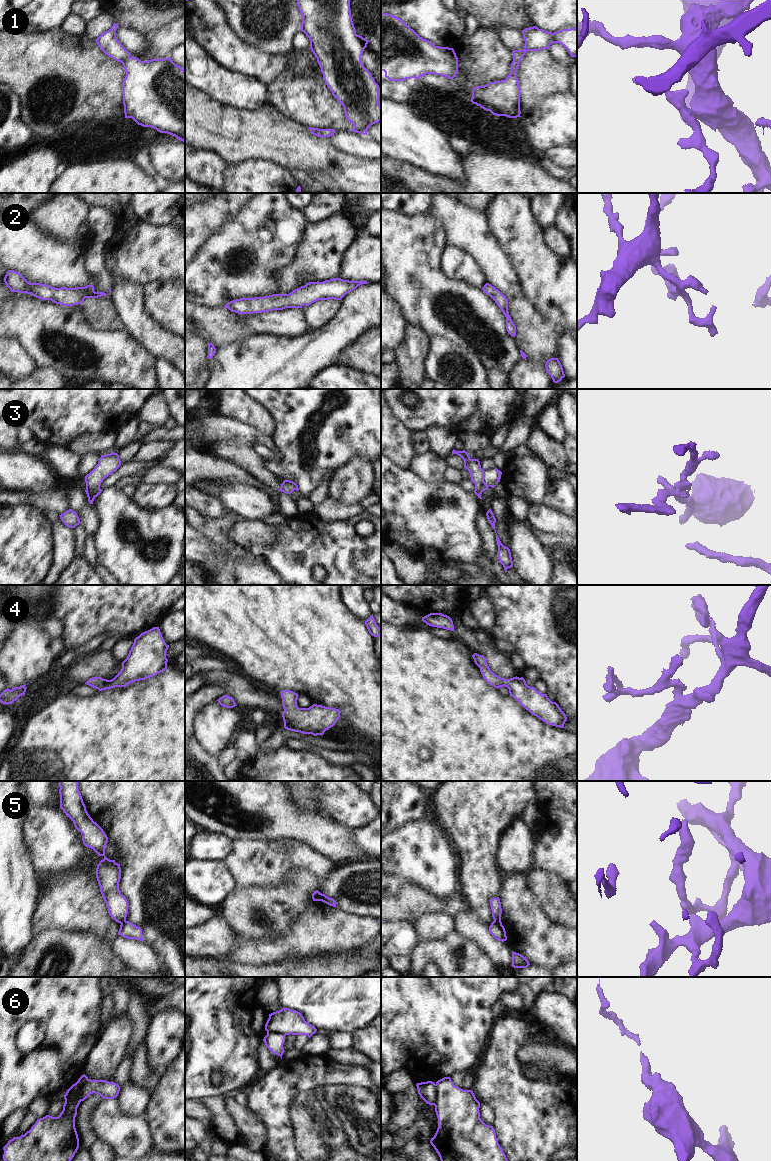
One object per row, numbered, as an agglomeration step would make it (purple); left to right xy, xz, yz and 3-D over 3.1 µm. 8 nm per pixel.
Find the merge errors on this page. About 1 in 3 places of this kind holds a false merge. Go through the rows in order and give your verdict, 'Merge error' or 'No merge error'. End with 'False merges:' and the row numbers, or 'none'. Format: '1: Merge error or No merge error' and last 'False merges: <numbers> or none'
1: No merge error
2: No merge error
3: Merge error
4: No merge error
5: Merge error
6: Merge error
False merges: 3, 5, 6.

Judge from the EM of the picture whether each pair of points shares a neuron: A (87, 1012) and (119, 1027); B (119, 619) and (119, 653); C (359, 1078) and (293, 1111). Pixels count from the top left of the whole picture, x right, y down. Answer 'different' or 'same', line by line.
A: different
B: different
C: same

